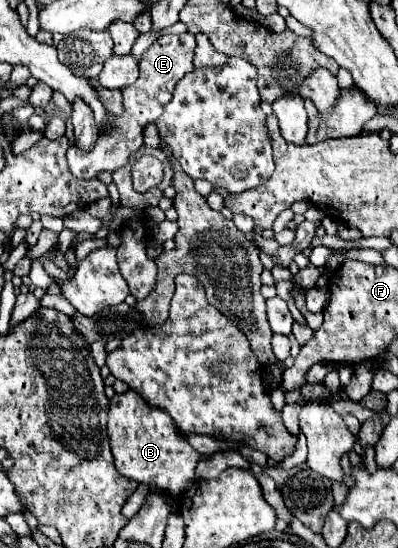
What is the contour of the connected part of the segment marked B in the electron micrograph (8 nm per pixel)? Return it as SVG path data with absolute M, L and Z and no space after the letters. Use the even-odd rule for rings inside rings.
M129 389L111 399L107 433L115 467L123 477L159 487L171 495L181 495L195 481L195 467L201 455L187 443L185 435L179 433L177 425L163 409L149 405L135 391Z

